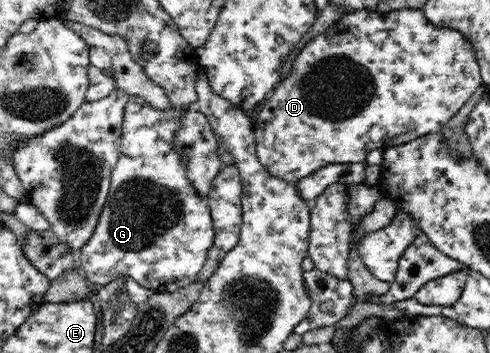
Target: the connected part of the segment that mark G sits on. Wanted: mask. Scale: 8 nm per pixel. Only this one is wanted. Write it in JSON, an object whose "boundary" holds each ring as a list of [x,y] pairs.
{"boundary":[[[129,96],[128,98],[121,127],[121,140],[119,143],[120,157],[113,167],[110,177],[108,200],[106,205],[104,205],[104,210],[101,212],[98,226],[93,232],[92,238],[78,251],[79,268],[89,281],[97,285],[97,289],[110,282],[114,277],[130,277],[135,279],[140,285],[153,289],[156,293],[172,293],[196,282],[197,276],[207,261],[206,252],[212,247],[215,235],[212,224],[212,212],[210,212],[210,206],[208,206],[208,196],[202,198],[202,196],[198,195],[190,181],[187,180],[185,163],[181,160],[181,155],[174,149],[171,142],[173,135],[179,130],[179,119],[186,110],[188,109],[167,108],[160,110],[148,105],[141,97]]]}

